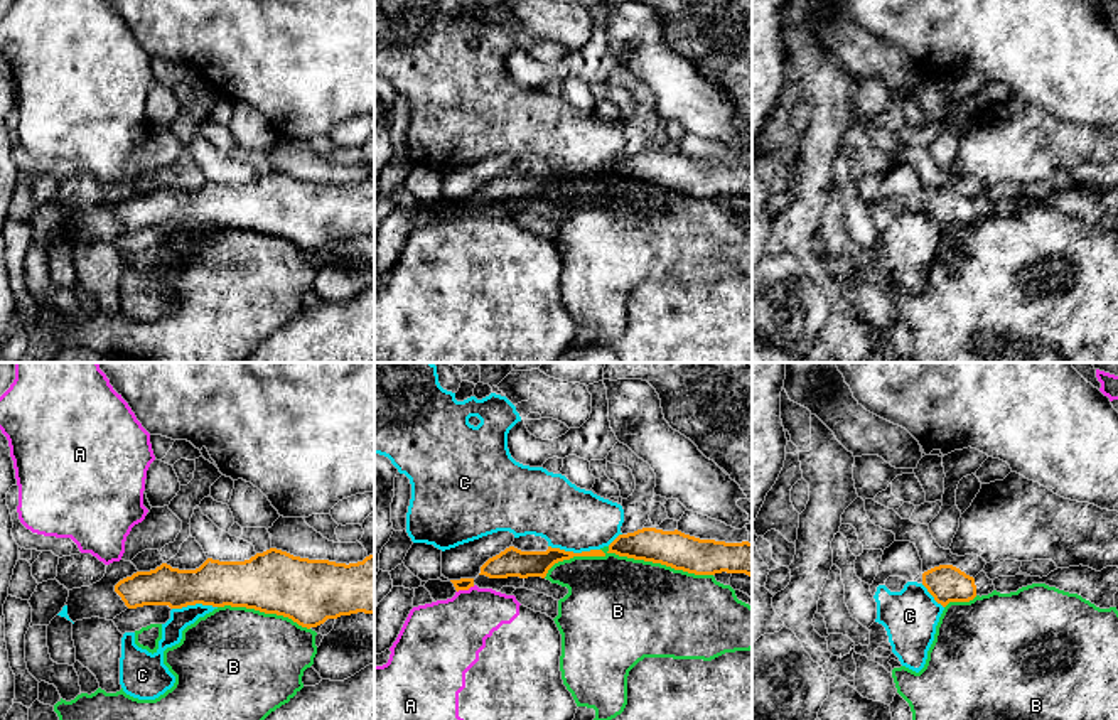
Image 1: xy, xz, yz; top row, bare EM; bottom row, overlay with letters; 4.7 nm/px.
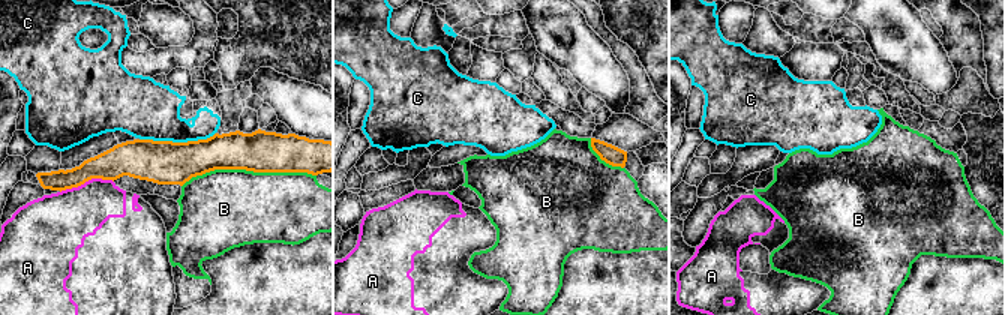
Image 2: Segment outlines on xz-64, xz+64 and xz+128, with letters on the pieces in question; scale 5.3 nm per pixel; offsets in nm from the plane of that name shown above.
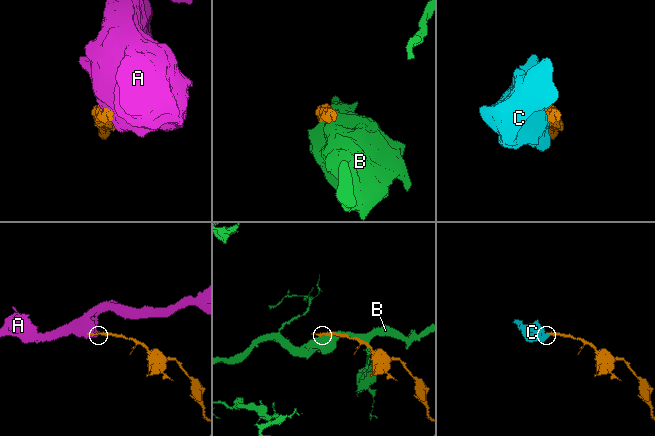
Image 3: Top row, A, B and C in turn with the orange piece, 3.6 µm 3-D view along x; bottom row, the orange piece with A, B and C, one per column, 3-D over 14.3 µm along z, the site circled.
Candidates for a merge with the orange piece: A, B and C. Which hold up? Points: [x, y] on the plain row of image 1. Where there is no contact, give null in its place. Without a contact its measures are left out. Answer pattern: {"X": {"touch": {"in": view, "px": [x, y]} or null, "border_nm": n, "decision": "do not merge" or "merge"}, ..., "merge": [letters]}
{"A": {"touch": {"in": "xz", "px": [466, 211]}, "border_nm": 90, "decision": "do not merge"}, "B": {"touch": {"in": "xz", "px": [626, 177]}, "border_nm": 800, "decision": "do not merge"}, "C": {"touch": {"in": "xz", "px": [572, 174]}, "border_nm": 240, "decision": "do not merge"}, "merge": []}

